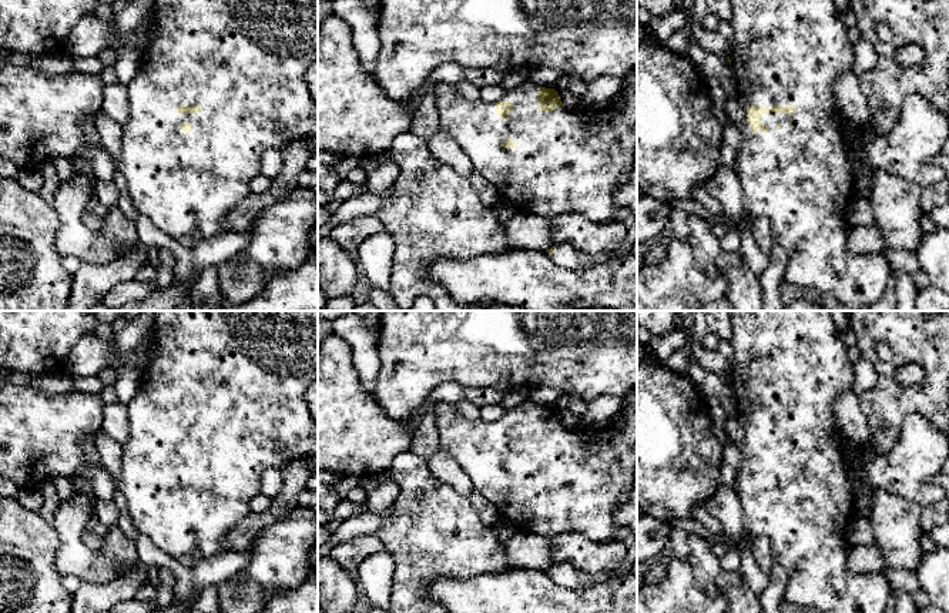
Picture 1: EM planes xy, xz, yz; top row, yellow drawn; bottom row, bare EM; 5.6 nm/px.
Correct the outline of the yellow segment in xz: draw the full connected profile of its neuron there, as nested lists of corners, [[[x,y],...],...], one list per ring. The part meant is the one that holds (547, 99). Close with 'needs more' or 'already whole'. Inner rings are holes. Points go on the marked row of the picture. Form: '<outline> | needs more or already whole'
[[[637,67],[620,77],[621,90],[606,110],[567,110],[554,88],[537,87],[526,81],[506,90],[499,101],[476,101],[460,97],[456,87],[447,83],[433,86],[436,107],[440,117],[440,130],[447,134],[465,155],[469,157],[473,171],[492,182],[500,195],[517,211],[551,220],[556,215],[580,212],[588,220],[606,224],[611,220],[626,225],[626,239],[617,251],[590,254],[567,244],[556,244],[547,252],[564,269],[584,269],[606,264],[618,252],[631,252],[637,241],[637,217],[614,202],[614,191],[630,172],[636,161],[637,145]]] | needs more

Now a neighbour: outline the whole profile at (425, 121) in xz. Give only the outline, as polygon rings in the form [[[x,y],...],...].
[[[425,83],[422,103],[412,115],[410,133],[429,140],[437,130],[440,130],[440,117],[436,107],[433,86]]]

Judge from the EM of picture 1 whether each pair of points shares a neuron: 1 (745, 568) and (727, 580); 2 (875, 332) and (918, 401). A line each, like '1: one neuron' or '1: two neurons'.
1: two neurons
2: one neuron

